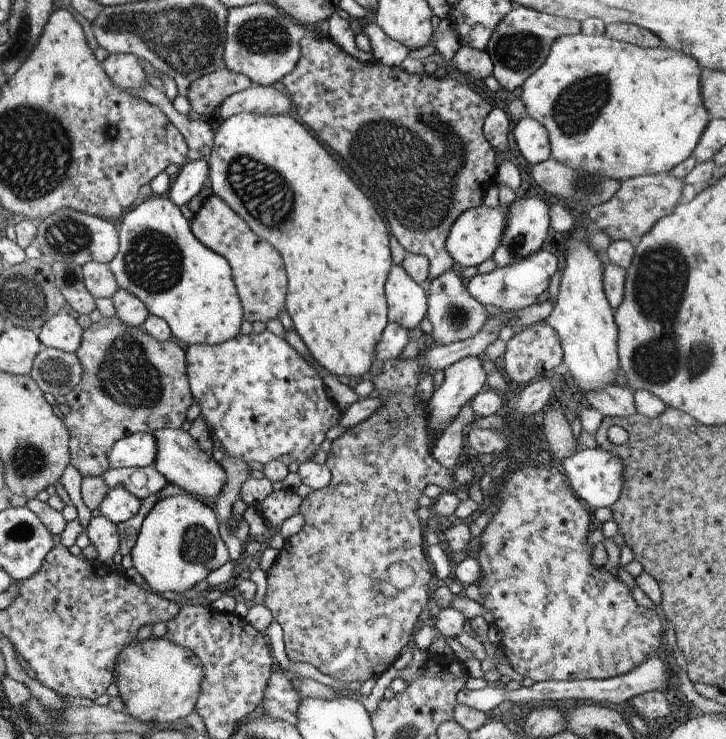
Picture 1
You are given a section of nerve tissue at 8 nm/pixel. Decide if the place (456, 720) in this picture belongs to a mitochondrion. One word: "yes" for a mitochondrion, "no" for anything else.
no

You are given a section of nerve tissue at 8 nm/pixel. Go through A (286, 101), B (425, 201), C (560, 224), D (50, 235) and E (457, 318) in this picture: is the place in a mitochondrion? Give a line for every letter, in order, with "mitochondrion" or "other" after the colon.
A: other
B: mitochondrion
C: other
D: mitochondrion
E: mitochondrion

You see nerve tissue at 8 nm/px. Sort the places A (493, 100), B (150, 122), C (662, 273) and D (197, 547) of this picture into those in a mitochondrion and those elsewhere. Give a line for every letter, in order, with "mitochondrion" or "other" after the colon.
A: other
B: other
C: mitochondrion
D: mitochondrion

